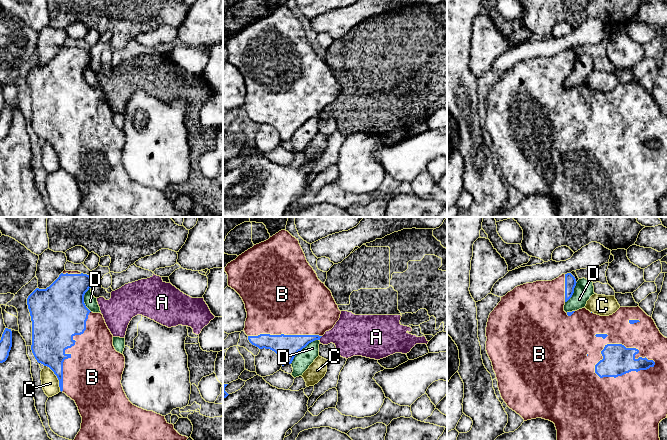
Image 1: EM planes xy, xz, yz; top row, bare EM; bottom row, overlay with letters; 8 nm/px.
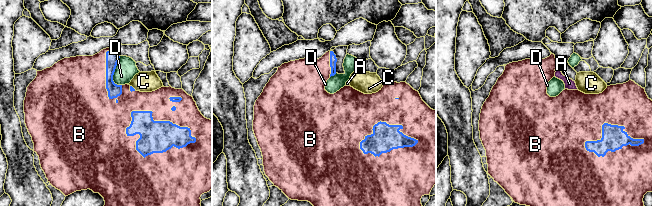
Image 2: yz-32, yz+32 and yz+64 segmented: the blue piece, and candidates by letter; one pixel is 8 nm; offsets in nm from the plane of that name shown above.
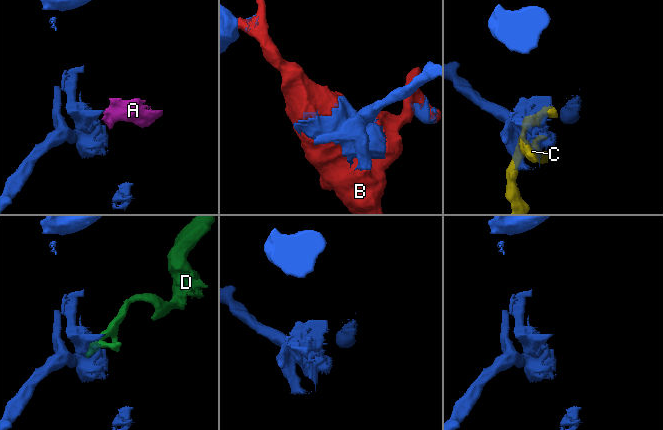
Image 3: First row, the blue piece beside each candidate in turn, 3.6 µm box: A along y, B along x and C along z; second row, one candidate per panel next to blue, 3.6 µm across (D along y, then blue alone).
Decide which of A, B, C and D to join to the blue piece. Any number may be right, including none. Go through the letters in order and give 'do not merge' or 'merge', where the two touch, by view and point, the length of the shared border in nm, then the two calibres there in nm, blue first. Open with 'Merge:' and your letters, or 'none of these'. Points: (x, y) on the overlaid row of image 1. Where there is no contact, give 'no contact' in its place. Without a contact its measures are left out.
Merge: B
A: do not merge | xz (320, 337) | 50 nm | 170/320 nm
B: merge | yz (624, 373) | 500 nm | 240/480 nm
C: do not merge | xy (57, 377) | 240 nm | 260/140 nm
D: do not merge | xz (302, 348) | 300 nm | 190/140 nm

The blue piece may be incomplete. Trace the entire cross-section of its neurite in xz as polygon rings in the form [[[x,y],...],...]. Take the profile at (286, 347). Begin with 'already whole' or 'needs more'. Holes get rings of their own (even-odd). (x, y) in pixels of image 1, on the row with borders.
needs more | [[[281,230],[268,240],[254,245],[225,267],[228,286],[242,298],[247,318],[244,332],[249,342],[259,349],[274,351],[282,366],[292,363],[296,354],[309,343],[320,340],[326,331],[331,330],[340,318],[341,311],[331,291],[322,283],[306,260],[298,239],[288,231]]]

